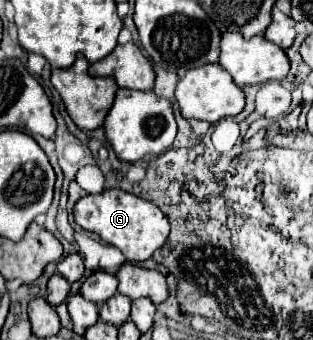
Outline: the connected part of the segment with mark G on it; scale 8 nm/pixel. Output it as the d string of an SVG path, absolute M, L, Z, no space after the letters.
M104 188L98 196L82 196L74 204L74 220L84 230L94 232L108 244L120 248L126 260L134 264L148 260L152 252L166 242L170 232L170 222L158 206L120 188Z

